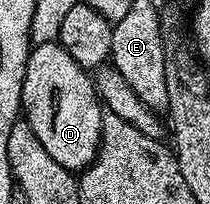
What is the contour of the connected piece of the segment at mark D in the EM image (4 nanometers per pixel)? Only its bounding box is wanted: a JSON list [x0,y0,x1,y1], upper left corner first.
[20,41,104,171]

